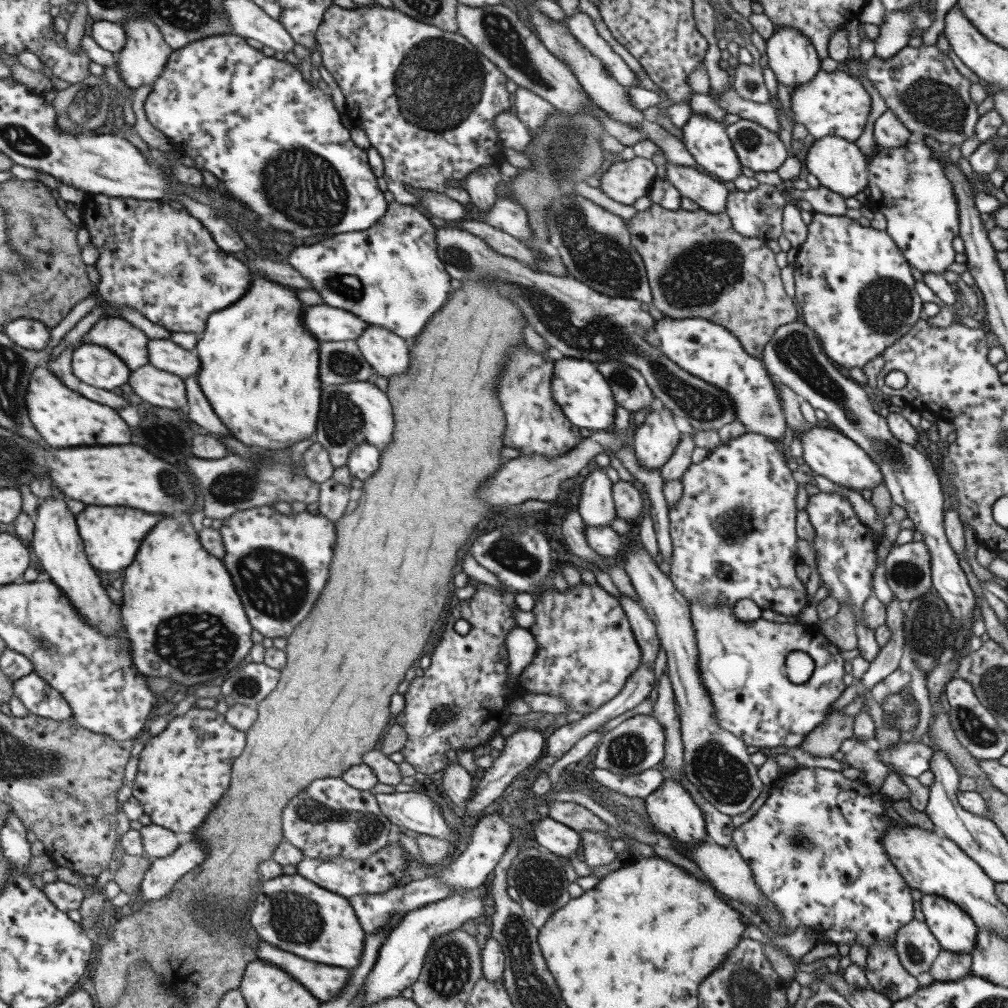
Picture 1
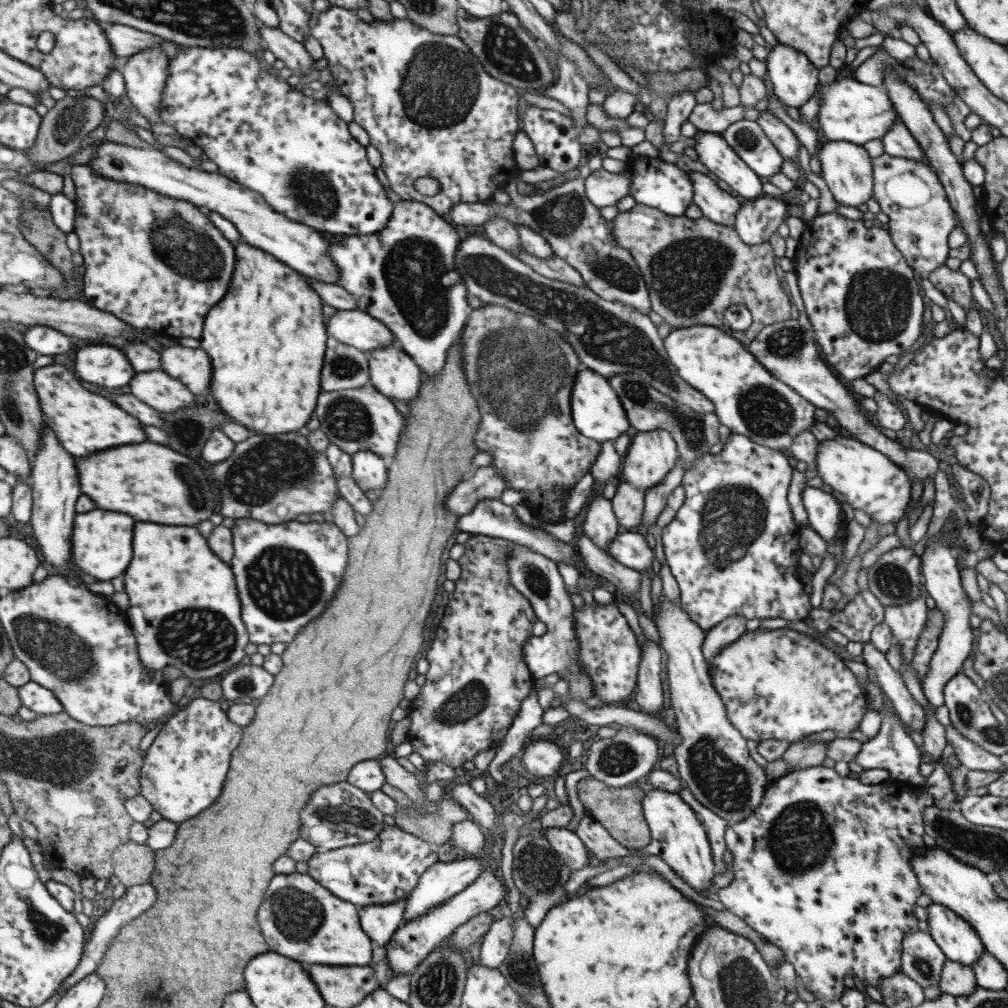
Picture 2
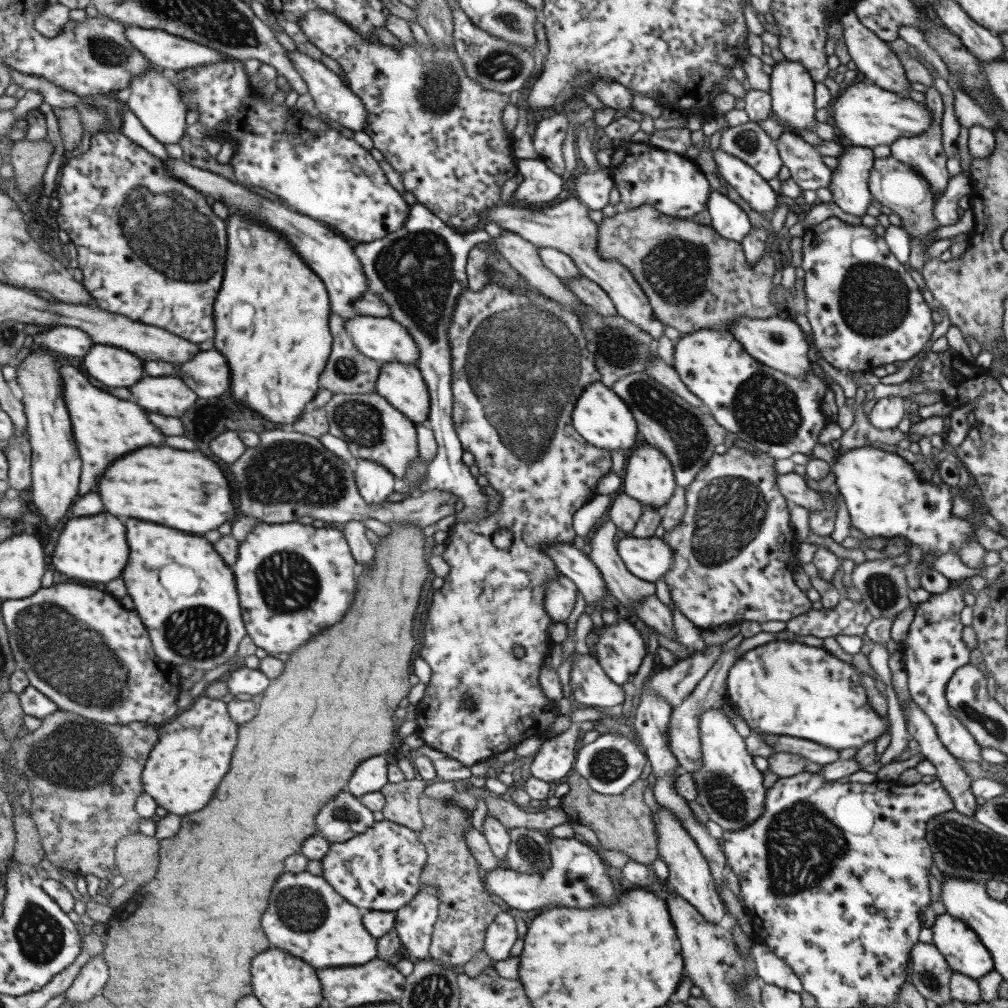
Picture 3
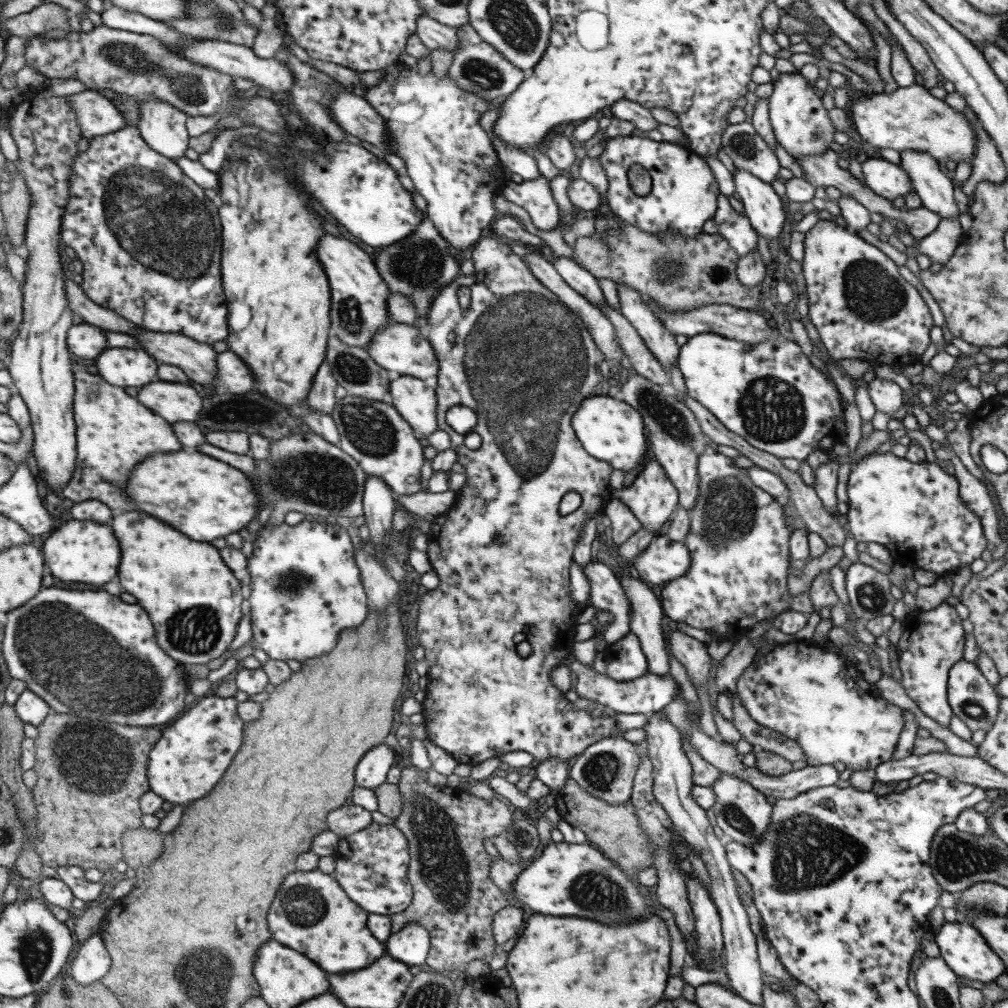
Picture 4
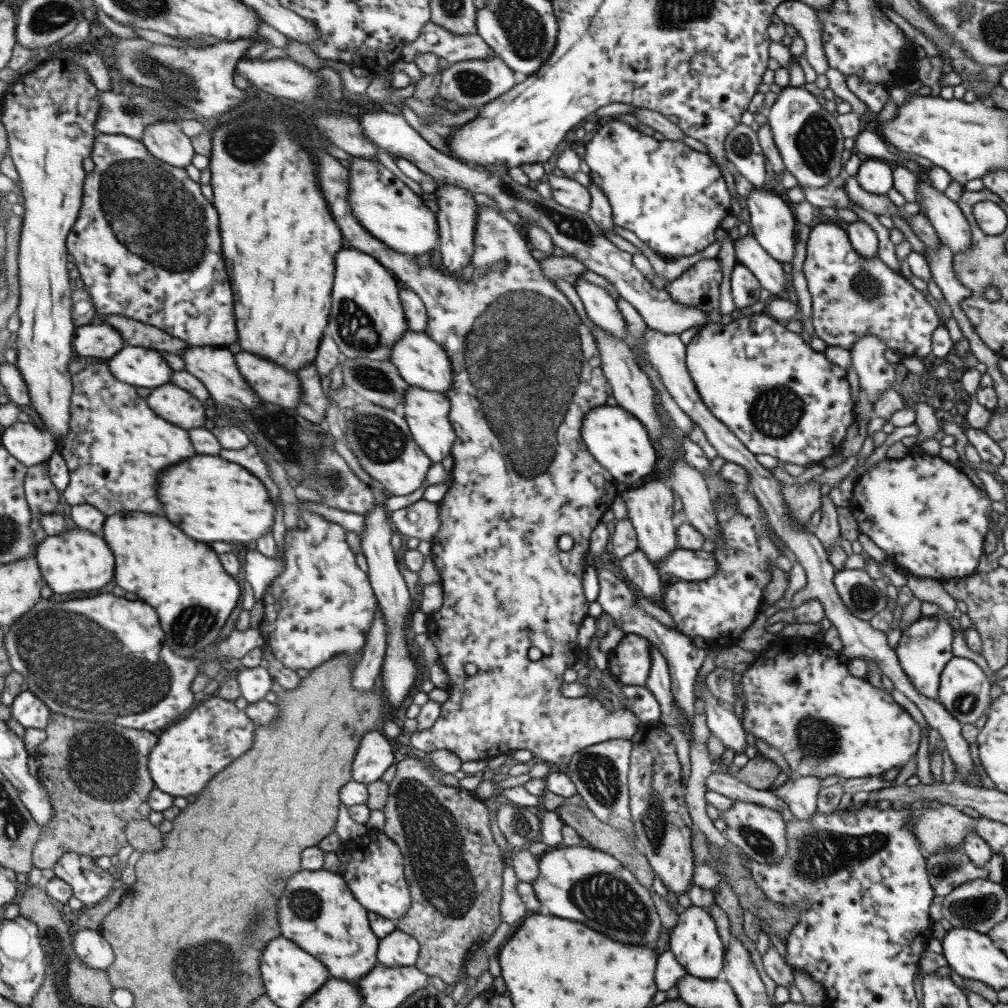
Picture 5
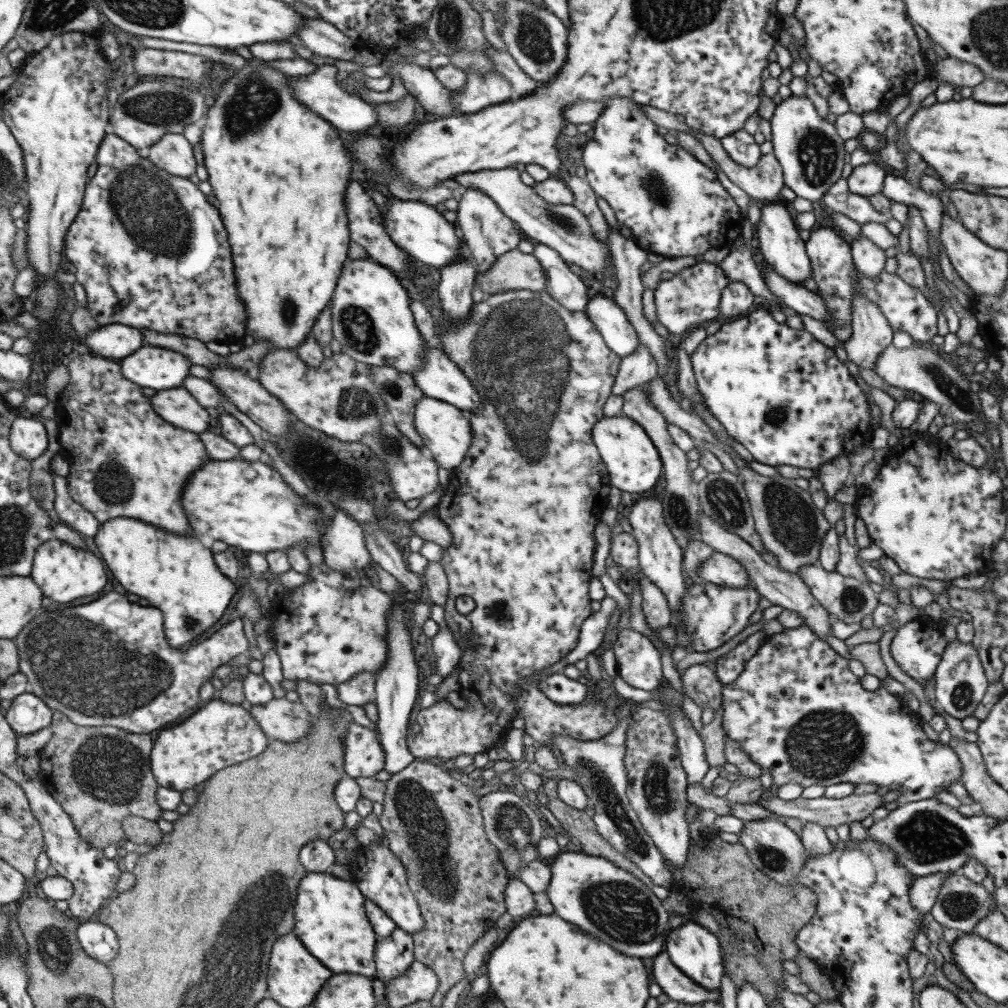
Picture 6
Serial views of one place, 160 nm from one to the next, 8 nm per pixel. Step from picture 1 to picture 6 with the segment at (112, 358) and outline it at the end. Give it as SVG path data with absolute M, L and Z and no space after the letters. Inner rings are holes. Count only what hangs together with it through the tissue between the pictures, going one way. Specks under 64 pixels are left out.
M153 346L137 348L129 356L120 358L117 363L125 380L155 391L179 387L189 375L191 365L181 354Z

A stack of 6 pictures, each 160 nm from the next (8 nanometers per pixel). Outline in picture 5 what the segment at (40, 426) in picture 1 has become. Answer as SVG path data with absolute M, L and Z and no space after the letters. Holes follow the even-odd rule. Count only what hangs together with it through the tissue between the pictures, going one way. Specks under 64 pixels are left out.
M104 362L101 363L90 363L85 364L85 367L75 374L71 375L72 382L72 393L70 396L69 403L69 420L68 420L68 431L63 440L63 445L60 449L60 453L66 462L66 467L68 468L68 483L63 491L60 492L61 502L67 502L69 505L76 504L88 504L94 506L100 513L103 513L105 516L107 514L113 514L113 512L121 512L121 510L131 510L131 512L147 512L147 514L159 514L161 512L161 504L157 502L155 498L155 474L161 472L163 468L175 464L175 462L181 462L183 458L189 458L193 456L193 448L191 448L191 442L187 438L187 432L161 420L159 416L155 416L143 398L139 398L135 394L135 387L129 386L129 384L122 383L120 380L117 380L107 368L107 365Z

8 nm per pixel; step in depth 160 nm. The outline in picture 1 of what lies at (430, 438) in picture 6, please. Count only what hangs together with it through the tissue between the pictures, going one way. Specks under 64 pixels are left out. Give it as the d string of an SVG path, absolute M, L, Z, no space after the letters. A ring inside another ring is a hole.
M367 325L354 342L366 363L387 380L403 374L409 364L405 340L377 325Z

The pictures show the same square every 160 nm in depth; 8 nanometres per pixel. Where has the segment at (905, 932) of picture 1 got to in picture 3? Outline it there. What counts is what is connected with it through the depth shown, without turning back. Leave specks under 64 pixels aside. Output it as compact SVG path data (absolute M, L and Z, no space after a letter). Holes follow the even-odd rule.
M917 941L910 948L911 984L926 1000L941 1006L952 998L948 982L953 971L932 943Z

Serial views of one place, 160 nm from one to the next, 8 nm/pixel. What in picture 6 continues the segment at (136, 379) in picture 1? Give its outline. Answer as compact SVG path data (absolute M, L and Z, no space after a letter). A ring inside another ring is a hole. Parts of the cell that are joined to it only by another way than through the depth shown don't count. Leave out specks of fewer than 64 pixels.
M181 386L156 391L149 398L149 402L157 416L181 430L199 434L206 431L207 426L212 423L211 417L205 411L206 408L197 404L195 398Z

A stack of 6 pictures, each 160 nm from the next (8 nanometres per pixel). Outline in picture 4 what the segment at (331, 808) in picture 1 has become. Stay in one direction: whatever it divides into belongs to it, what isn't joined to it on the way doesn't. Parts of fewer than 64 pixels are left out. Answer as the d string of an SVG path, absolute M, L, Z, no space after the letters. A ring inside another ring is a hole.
M351 802L343 803L339 808L326 814L327 828L338 837L349 836L371 824L369 811Z

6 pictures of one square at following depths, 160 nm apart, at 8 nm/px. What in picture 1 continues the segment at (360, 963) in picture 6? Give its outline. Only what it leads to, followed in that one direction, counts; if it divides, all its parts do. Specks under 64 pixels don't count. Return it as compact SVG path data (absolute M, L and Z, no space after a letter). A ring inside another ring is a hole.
M281 874L262 882L251 902L248 923L261 941L301 956L303 960L339 968L355 968L364 945L361 930L348 899L299 876Z

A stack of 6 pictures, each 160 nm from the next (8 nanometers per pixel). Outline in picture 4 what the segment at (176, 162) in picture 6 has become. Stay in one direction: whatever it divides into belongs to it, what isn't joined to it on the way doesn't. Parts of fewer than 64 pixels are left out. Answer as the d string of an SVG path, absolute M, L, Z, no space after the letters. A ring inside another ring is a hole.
M153 96L139 100L139 137L155 152L168 159L183 157L188 148L187 116Z

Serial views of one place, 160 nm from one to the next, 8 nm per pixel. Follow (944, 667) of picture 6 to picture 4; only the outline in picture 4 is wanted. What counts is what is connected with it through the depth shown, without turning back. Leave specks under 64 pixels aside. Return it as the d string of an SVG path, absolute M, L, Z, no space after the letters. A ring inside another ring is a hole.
M961 659L949 668L947 672L946 699L952 710L952 716L957 716L971 732L974 730L987 732L993 726L997 716L999 697L989 685L989 682L981 675L975 663Z

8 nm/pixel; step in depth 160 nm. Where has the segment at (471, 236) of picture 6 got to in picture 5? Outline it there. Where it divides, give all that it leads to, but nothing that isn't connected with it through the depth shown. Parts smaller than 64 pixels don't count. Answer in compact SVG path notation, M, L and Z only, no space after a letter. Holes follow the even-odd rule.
M313 146L308 152L310 152L312 162L315 162L315 176L317 176L321 195L325 197L329 213L333 216L337 228L341 230L343 238L347 238L352 248L370 254L381 266L386 267L393 274L400 285L416 293L426 310L426 325L423 331L430 340L433 340L445 351L452 368L452 385L444 395L449 403L447 420L451 423L456 436L450 452L454 463L449 471L451 485L438 505L439 526L430 542L430 558L439 570L443 604L435 612L431 612L431 615L426 616L427 638L435 646L438 661L442 664L447 679L449 679L446 688L448 698L440 704L440 713L431 727L423 731L413 732L408 738L409 743L416 750L422 750L427 754L432 750L448 750L455 754L461 762L484 759L491 762L501 759L508 751L525 749L531 752L533 756L541 758L545 763L558 765L569 762L573 754L592 744L611 740L615 737L630 740L631 735L635 734L637 730L639 721L630 710L624 708L610 712L595 698L569 699L559 692L563 671L571 668L579 658L576 634L579 625L586 618L588 610L588 603L583 595L581 576L587 568L585 556L589 552L590 532L600 522L599 519L606 509L610 508L613 498L619 495L614 478L589 454L580 435L583 415L590 408L605 405L607 396L612 393L610 384L603 376L599 351L597 351L597 341L595 341L590 328L582 324L573 305L563 296L563 293L543 276L541 269L538 269L537 260L531 257L524 238L519 235L511 222L500 216L500 212L495 208L477 206L471 260L472 277L470 281L463 283L455 279L453 275L445 275L445 272L439 272L429 266L418 266L412 261L411 256L395 252L380 240L373 238L359 224L359 221L352 215L349 205L347 205L347 196L349 196L348 170L324 150L319 150ZM498 260L507 262L503 270L498 272L487 271L487 266L495 264ZM563 534L567 534L573 539L573 548L568 552L563 552L557 548L559 536L563 536ZM529 648L538 648L541 657L538 660L529 660L527 657Z

